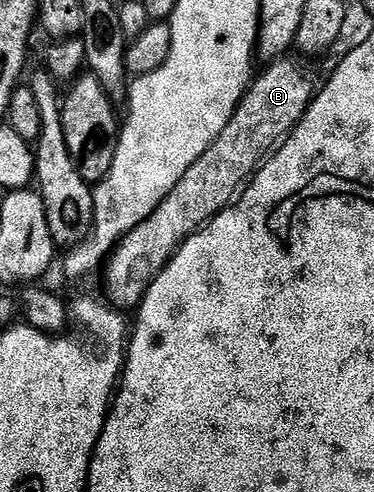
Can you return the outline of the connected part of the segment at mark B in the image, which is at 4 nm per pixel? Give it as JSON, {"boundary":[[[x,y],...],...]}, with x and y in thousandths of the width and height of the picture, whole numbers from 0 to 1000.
{"boundary":[[[751,116],[709,136],[717,138],[666,169],[604,262],[583,270],[561,303],[497,343],[487,368],[455,384],[433,417],[422,417],[380,457],[337,472],[289,520],[275,545],[278,583],[289,589],[286,614],[302,624],[334,636],[350,634],[350,624],[353,630],[372,626],[396,583],[457,530],[460,516],[583,431],[631,411],[698,333],[770,285],[781,264],[807,246],[840,199],[840,175],[821,140],[789,128],[781,116]]]}

